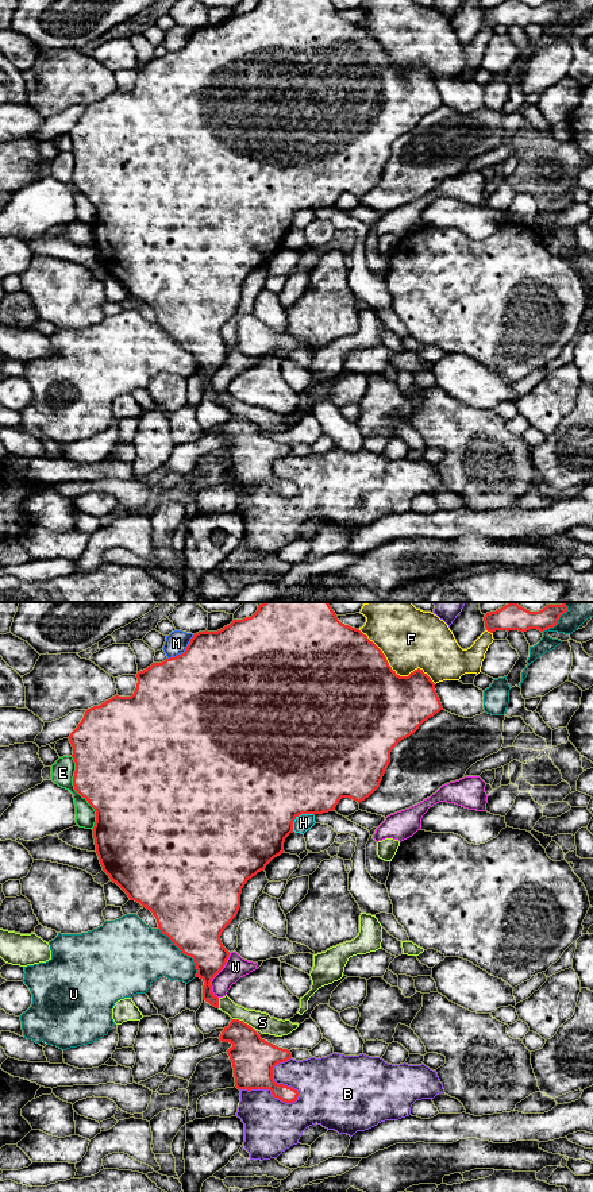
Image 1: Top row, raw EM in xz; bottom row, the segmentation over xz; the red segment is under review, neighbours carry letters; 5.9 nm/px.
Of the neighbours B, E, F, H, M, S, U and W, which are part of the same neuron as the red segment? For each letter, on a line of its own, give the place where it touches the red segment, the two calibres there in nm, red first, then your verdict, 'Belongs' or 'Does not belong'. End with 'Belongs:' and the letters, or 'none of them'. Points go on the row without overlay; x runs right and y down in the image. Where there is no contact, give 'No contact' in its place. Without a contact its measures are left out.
B: Touches red at xz (296, 494). Thickness 140 nm (red) against 440 nm. Does not belong
E: Touches red at xz (79, 188). Thickness 480 nm (red) against 140 nm. Does not belong
F: Touches red at xz (392, 65). Thickness 500 nm (red) against 360 nm. Does not belong
H: Touches red at xz (299, 209). Thickness 500 nm (red) against 100 nm. Does not belong
M: Touches red at xz (185, 46). Thickness 500 nm (red) against 130 nm. Does not belong
S: Touches red at xz (242, 416). Thickness 260 nm (red) against 120 nm. Belongs
U: Touches red at xz (184, 348). Thickness 400 nm (red) against 340 nm. Does not belong
W: Touches red at xz (215, 370). Thickness 260 nm (red) against 130 nm. Does not belong
Belongs: S

